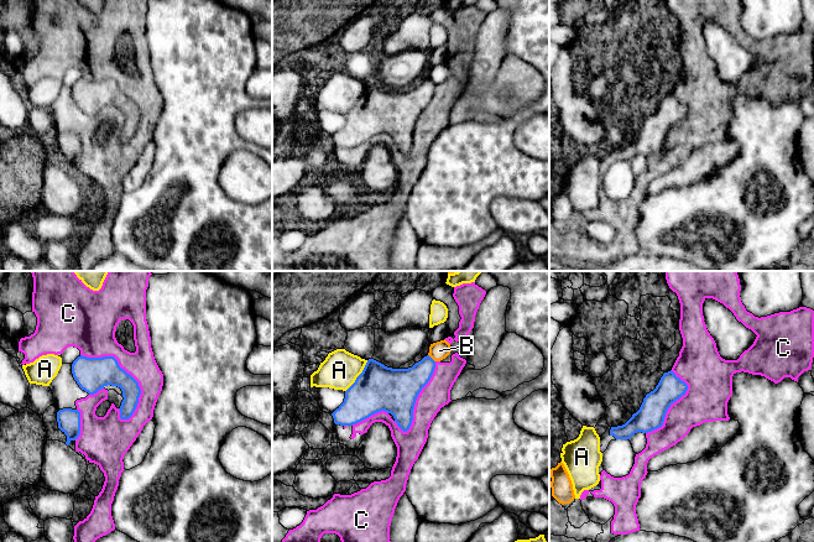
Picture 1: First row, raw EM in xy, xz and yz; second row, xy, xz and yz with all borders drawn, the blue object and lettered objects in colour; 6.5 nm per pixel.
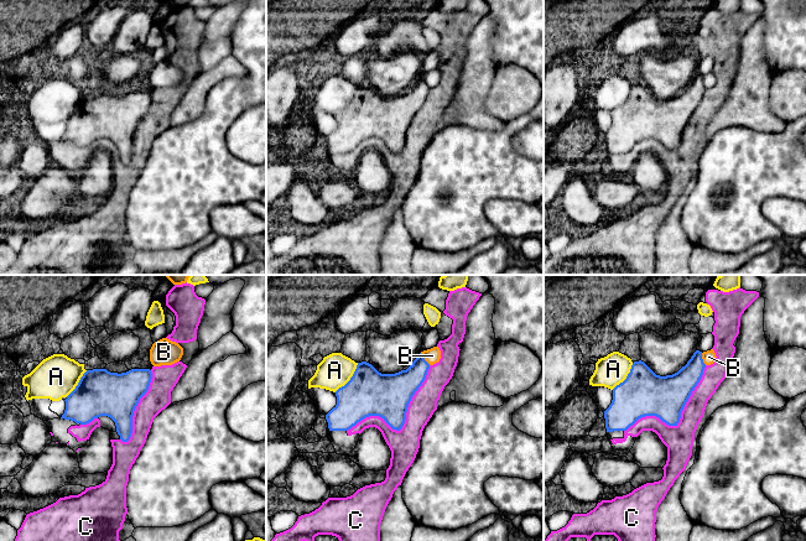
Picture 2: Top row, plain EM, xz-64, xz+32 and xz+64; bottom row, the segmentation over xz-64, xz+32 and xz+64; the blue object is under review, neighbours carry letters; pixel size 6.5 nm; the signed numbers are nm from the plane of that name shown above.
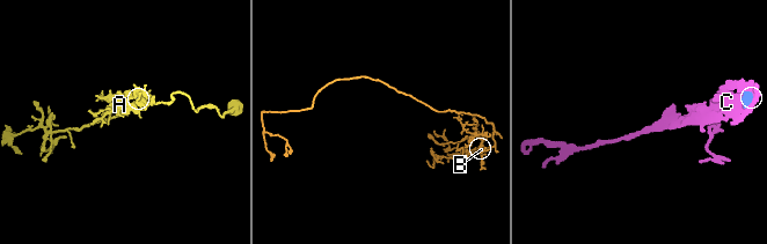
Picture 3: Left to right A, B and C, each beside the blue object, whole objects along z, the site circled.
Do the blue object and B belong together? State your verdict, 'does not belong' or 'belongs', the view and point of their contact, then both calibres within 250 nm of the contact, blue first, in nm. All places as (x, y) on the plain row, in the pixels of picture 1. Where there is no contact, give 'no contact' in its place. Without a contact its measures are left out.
does not belong | xz (431, 81) | 220/120 nm

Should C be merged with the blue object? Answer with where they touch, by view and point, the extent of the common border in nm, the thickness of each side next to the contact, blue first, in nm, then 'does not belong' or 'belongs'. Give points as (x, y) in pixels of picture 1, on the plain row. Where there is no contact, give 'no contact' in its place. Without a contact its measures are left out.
xy (125, 94) | 550 nm | 220/190 nm | belongs

